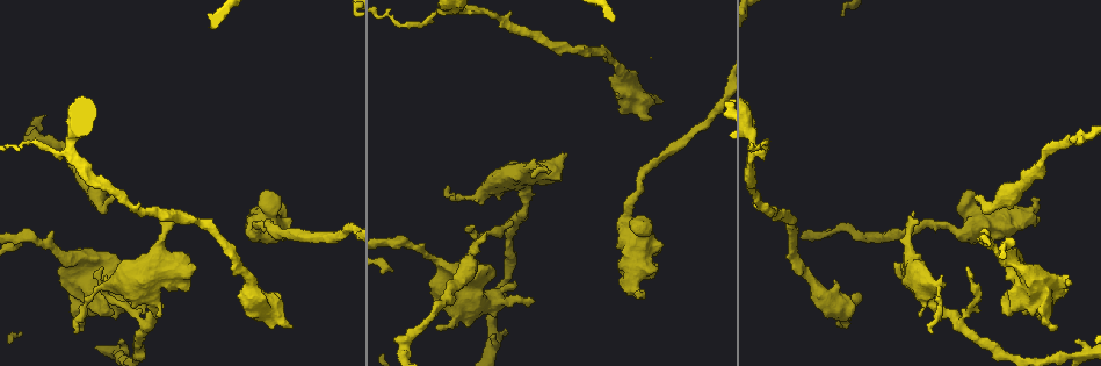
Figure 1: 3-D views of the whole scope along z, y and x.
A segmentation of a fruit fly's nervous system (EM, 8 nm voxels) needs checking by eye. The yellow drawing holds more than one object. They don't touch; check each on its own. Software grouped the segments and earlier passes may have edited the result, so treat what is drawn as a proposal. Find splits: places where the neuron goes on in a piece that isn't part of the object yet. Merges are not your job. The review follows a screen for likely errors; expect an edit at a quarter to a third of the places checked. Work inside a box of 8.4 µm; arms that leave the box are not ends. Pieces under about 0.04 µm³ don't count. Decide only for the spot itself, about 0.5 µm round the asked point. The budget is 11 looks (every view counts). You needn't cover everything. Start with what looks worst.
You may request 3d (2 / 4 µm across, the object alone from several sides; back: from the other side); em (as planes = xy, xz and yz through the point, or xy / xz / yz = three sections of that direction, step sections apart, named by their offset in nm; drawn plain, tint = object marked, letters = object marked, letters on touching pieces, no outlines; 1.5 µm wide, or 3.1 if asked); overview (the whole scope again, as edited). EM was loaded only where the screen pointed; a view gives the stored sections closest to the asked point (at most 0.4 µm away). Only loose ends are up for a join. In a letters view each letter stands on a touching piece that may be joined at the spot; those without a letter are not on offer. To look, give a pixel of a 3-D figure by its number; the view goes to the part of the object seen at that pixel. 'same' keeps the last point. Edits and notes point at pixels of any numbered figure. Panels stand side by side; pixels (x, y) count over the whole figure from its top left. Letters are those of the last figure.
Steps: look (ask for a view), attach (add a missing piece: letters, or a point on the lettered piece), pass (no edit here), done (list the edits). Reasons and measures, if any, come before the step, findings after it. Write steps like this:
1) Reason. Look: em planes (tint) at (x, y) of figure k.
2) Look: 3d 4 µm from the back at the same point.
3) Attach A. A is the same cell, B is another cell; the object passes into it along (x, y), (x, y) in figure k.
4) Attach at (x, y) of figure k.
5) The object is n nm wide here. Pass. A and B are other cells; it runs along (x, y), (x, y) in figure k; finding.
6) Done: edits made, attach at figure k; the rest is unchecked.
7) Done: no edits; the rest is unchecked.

An open end. Look: em planes (letters) at (292, 326) of figure 1.

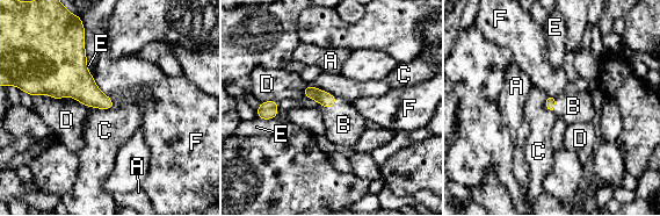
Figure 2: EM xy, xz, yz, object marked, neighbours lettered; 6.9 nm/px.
Attach B. B is the same cell, A, C, D, E and F are other cells; the object passes into it along (325, 99), (330, 107), (343, 124) in figure 2; it goes on there.

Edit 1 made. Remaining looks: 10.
Branch stops here. Look: 3d 2 µm at (1033, 199) of figure 1.

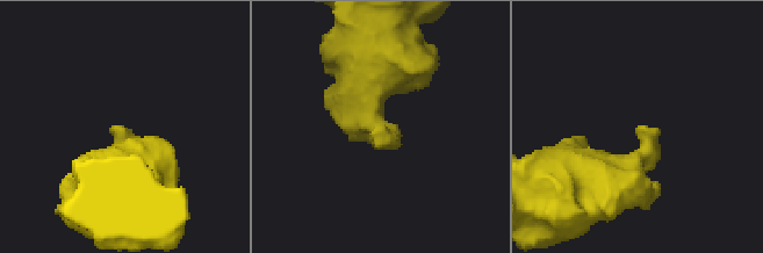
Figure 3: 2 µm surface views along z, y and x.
Look: em xy step 4 (tint) at (115, 130) of figure 3.

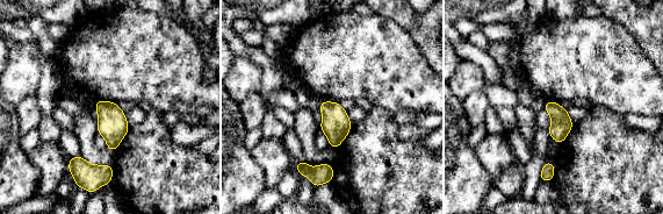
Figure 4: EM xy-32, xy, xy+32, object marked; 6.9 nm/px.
Another direction. Look: em planes (letters) at the same point.

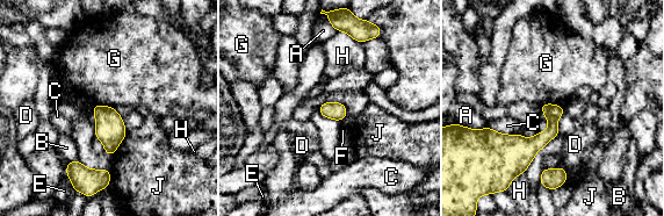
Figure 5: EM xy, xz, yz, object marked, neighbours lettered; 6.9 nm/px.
Pass. A, B, C, D, E, F, G, H and J are other cells; none of them fits.

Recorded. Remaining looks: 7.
An open end. Look: em planes (letters) at (528, 307) of figure 1.

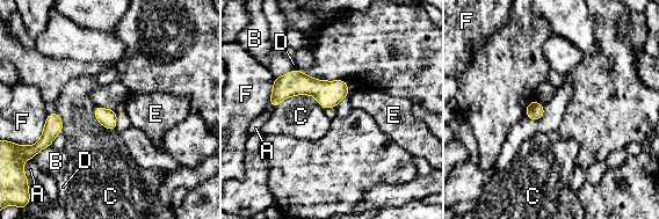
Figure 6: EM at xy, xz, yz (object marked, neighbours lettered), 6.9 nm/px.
The object is 110 nm wide here. Pass. A, B, C, D, E and F are other cells; it runs along (276, 80), (346, 92) in figure 6; none of them fits.

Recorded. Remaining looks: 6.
Tapers out. Look: em yz step 4 (tint) at (111, 195) of figure 1.

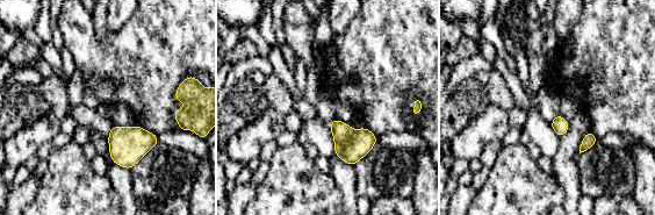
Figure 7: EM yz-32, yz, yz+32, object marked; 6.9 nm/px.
Look: em xz step 8 (letters) at the same point.

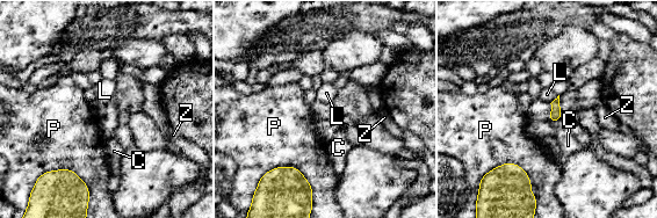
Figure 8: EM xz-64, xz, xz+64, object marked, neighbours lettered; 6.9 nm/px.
Pass. C, L, P and Z are other cells; a border runs along (560, 118), (553, 123) in figure 8; no lettered piece goes on from it.

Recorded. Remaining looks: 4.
Done: edits made, attach at figure 2; the rest is unchecked.

